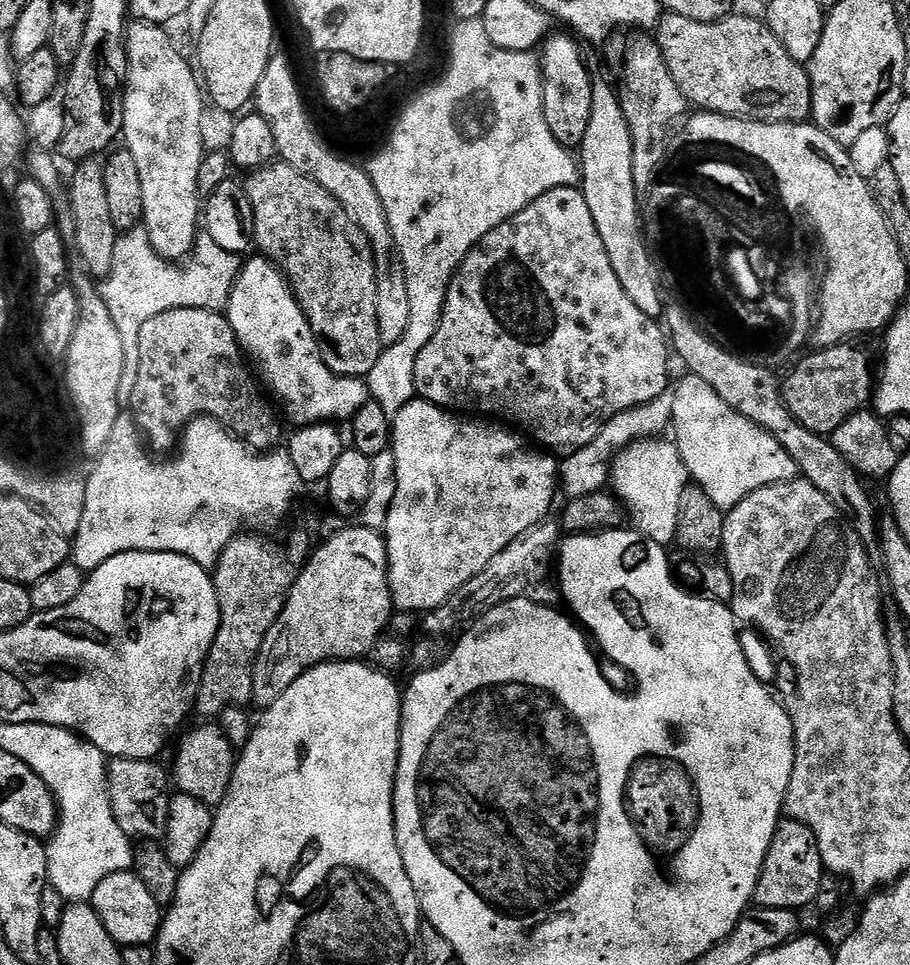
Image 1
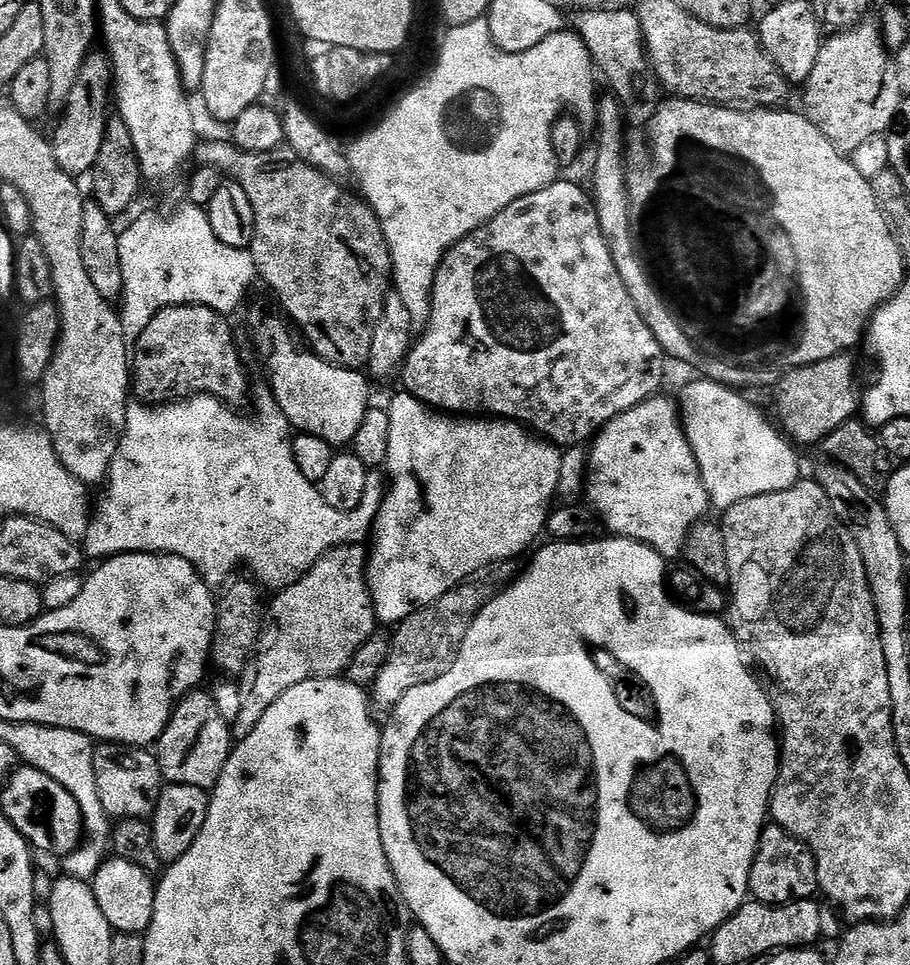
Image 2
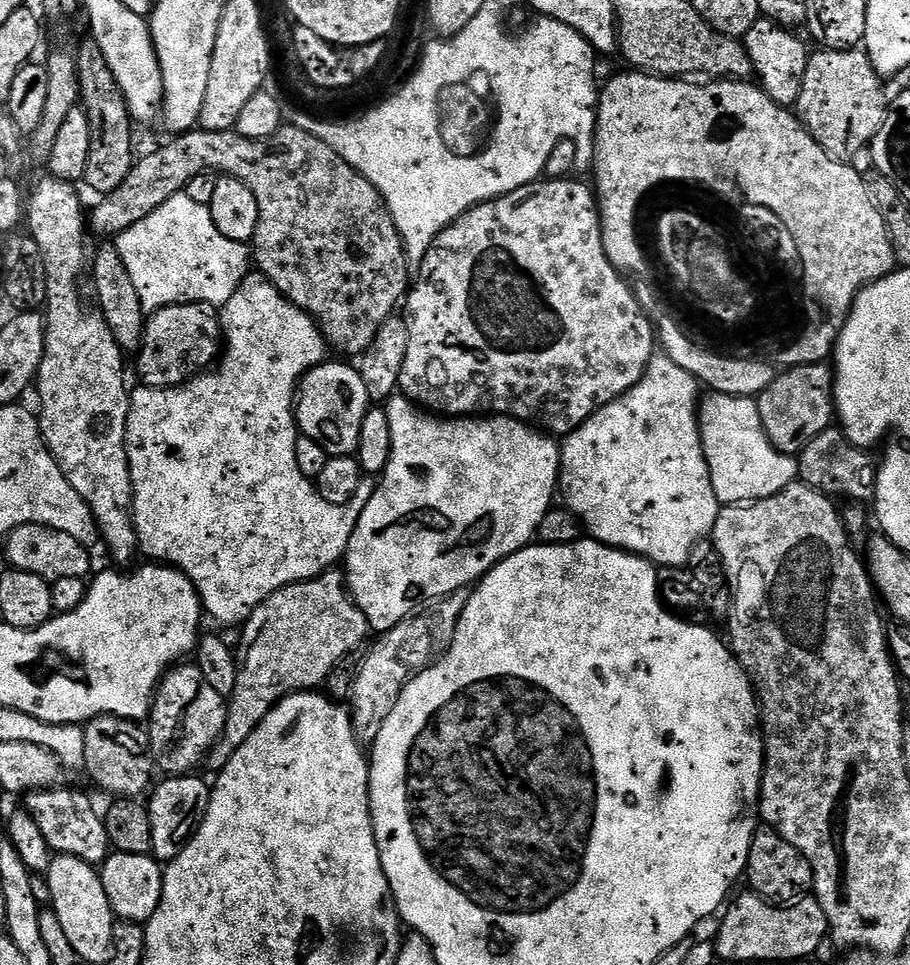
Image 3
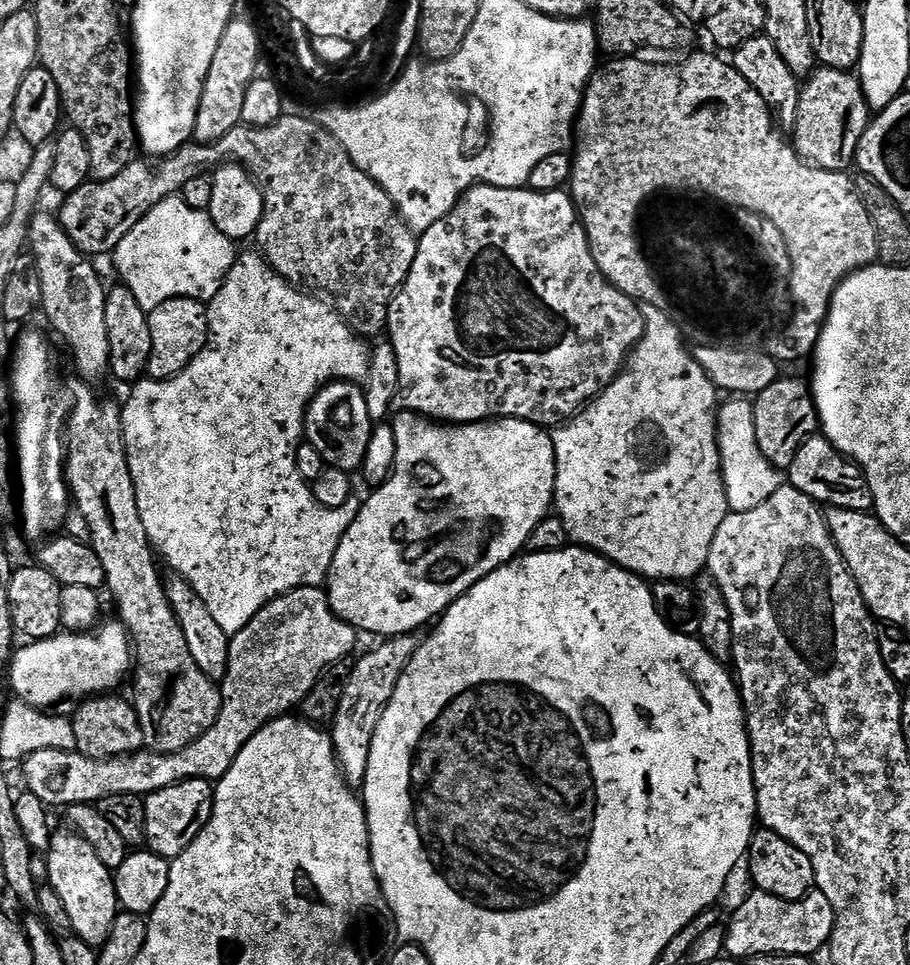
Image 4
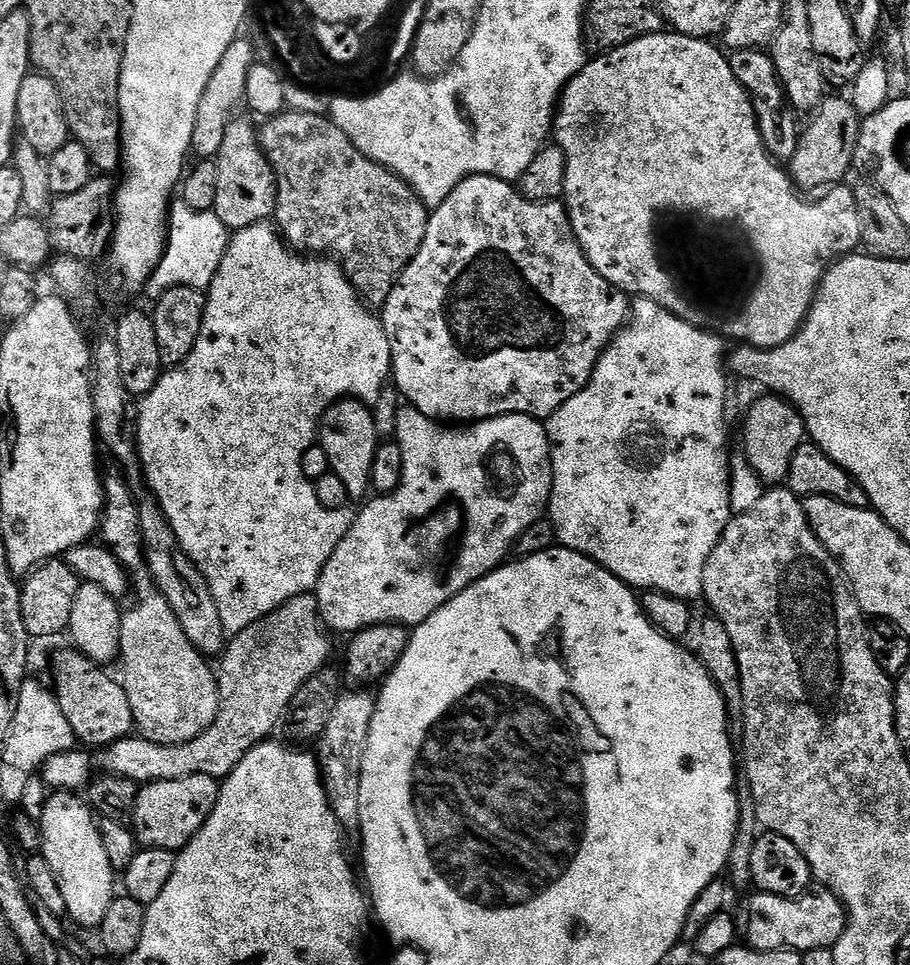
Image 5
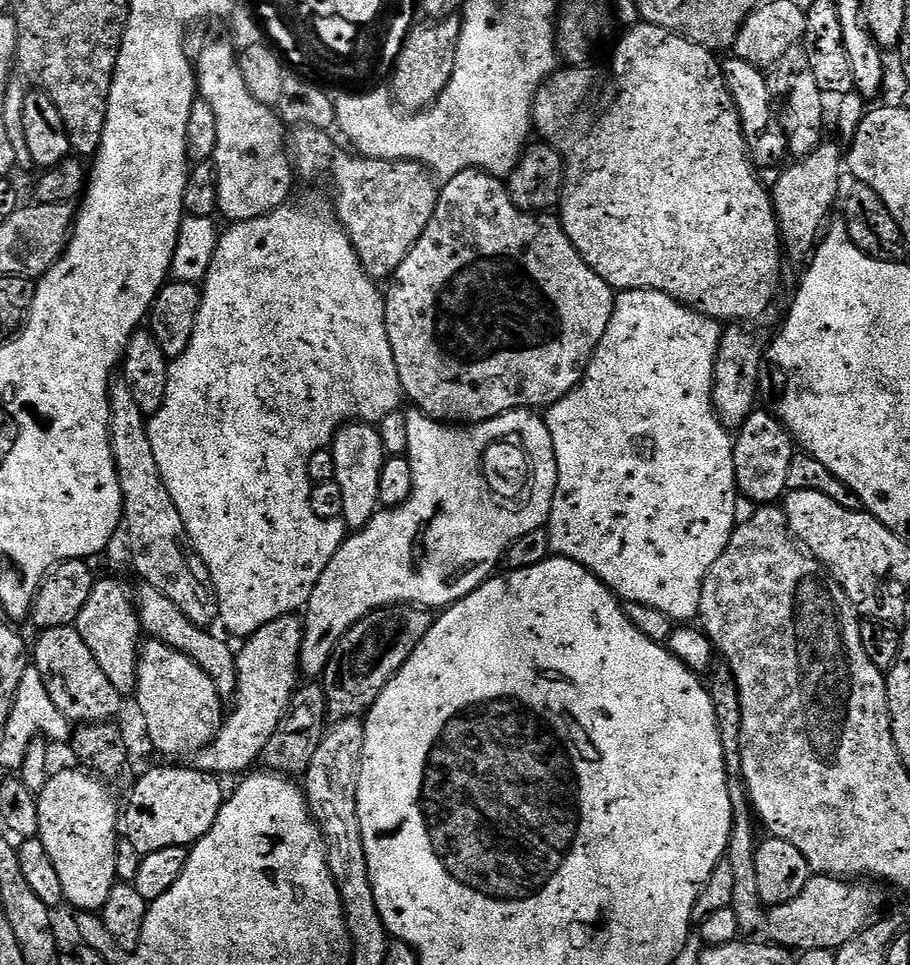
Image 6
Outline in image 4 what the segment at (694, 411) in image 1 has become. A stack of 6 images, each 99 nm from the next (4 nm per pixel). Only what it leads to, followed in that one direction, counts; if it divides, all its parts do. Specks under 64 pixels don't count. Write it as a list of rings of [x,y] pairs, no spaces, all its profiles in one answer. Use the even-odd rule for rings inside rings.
[[[728,398],[719,405],[716,414],[716,441],[720,451],[720,469],[726,486],[729,512],[745,512],[762,506],[774,490],[785,487],[786,476],[758,450],[758,434],[754,434],[753,401],[748,398]]]

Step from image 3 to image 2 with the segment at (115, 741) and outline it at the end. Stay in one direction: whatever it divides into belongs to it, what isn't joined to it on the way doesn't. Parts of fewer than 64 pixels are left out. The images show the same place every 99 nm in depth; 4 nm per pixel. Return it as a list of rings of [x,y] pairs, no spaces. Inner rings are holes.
[[[100,746],[94,751],[94,778],[96,779],[95,791],[102,798],[102,810],[113,821],[121,820],[148,820],[156,813],[158,798],[162,794],[166,783],[160,767],[156,761],[155,751],[148,748],[128,748],[121,750],[116,746]]]

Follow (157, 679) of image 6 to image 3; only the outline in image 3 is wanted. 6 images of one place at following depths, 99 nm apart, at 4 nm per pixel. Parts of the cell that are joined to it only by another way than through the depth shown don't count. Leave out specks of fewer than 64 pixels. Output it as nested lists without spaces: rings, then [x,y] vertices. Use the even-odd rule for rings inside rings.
[[[45,175],[45,180],[40,180],[33,190],[32,196],[26,200],[26,228],[30,231],[30,239],[36,243],[38,250],[42,250],[42,258],[46,266],[46,298],[48,299],[46,311],[44,312],[44,360],[40,363],[40,370],[36,373],[34,381],[35,391],[40,391],[40,408],[38,407],[38,419],[40,421],[40,432],[44,435],[44,445],[52,451],[52,456],[58,462],[58,466],[62,470],[62,474],[66,478],[66,482],[70,482],[70,486],[74,486],[74,490],[78,490],[78,494],[82,494],[82,498],[86,502],[86,506],[90,506],[90,510],[96,519],[96,525],[100,527],[100,538],[103,547],[112,551],[112,556],[117,560],[117,565],[128,566],[133,563],[132,555],[137,555],[138,541],[136,538],[136,527],[132,521],[132,479],[130,478],[130,462],[128,461],[128,443],[126,442],[126,434],[128,433],[128,406],[130,403],[129,385],[124,385],[124,360],[126,353],[118,346],[118,342],[114,338],[114,334],[110,330],[110,326],[106,326],[104,316],[95,307],[90,306],[84,301],[84,296],[80,293],[80,275],[86,272],[86,256],[84,260],[84,232],[86,234],[86,208],[80,205],[80,196],[76,193],[77,185],[67,180],[56,180],[52,175]],[[181,662],[169,668],[164,673],[160,687],[156,689],[152,701],[152,710],[146,721],[150,751],[159,771],[161,768],[164,774],[195,773],[197,771],[196,767],[207,761],[209,752],[219,742],[220,737],[224,735],[227,713],[226,698],[222,694],[218,694],[218,690],[213,690],[210,682],[206,682],[206,678],[202,678],[202,670],[197,668],[195,663]]]

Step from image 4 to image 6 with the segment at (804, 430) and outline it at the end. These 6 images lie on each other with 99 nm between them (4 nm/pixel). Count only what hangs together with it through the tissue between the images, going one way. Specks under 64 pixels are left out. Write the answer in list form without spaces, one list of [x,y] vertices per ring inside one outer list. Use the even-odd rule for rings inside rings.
[[[754,410],[735,433],[732,442],[736,490],[741,497],[753,500],[756,506],[772,506],[789,491],[786,473],[794,455],[794,441],[788,429],[771,411]]]

